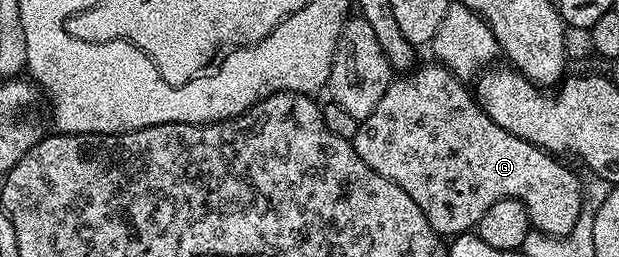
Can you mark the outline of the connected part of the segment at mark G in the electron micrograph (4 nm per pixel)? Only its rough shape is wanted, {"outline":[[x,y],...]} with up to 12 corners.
{"outline":[[436,61],[394,78],[355,153],[442,237],[495,201],[569,234],[583,183]]}

